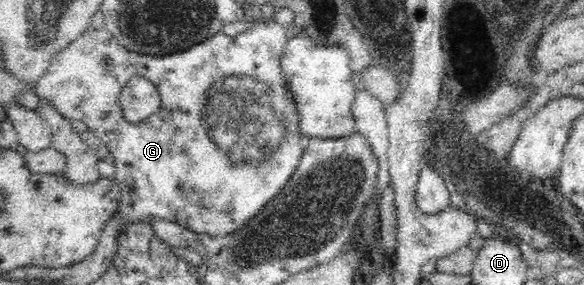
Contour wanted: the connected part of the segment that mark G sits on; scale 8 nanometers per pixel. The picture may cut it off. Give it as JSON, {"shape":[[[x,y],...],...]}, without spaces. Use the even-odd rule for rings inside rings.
{"shape":[[[257,19],[250,23],[250,27],[234,37],[220,31],[210,36],[206,41],[194,44],[190,49],[169,56],[149,56],[129,51],[119,44],[119,41],[105,27],[95,29],[88,28],[78,39],[75,39],[68,47],[55,55],[44,77],[35,85],[35,94],[40,99],[57,109],[64,118],[84,122],[92,136],[102,140],[102,143],[114,153],[116,173],[114,180],[120,190],[119,213],[127,223],[145,223],[150,219],[162,219],[177,223],[183,228],[214,236],[225,236],[244,227],[278,192],[288,183],[291,175],[296,171],[305,150],[306,139],[300,131],[300,118],[297,107],[287,90],[287,83],[281,70],[281,59],[288,37],[287,27],[278,24],[274,19]],[[134,76],[142,76],[157,85],[161,95],[161,106],[155,119],[145,121],[138,125],[129,123],[122,116],[118,103],[122,88],[129,79]]]}

